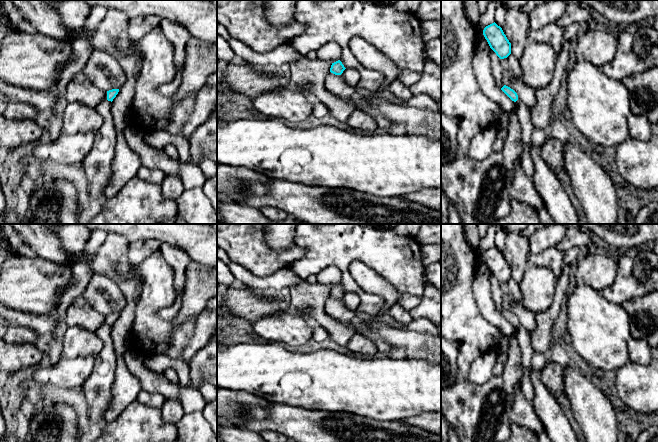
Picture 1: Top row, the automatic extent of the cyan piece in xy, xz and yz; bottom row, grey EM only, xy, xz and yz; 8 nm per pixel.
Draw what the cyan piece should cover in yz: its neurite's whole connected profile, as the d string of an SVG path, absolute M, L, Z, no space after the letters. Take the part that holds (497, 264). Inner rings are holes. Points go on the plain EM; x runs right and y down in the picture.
M495 246L484 252L483 259L490 272L500 283L507 282L511 278L511 267L507 263L502 252Z

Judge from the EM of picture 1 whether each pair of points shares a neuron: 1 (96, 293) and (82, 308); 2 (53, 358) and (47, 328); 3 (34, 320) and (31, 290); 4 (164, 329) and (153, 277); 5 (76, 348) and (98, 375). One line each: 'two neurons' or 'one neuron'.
1: two neurons
2: two neurons
3: two neurons
4: one neuron
5: two neurons

